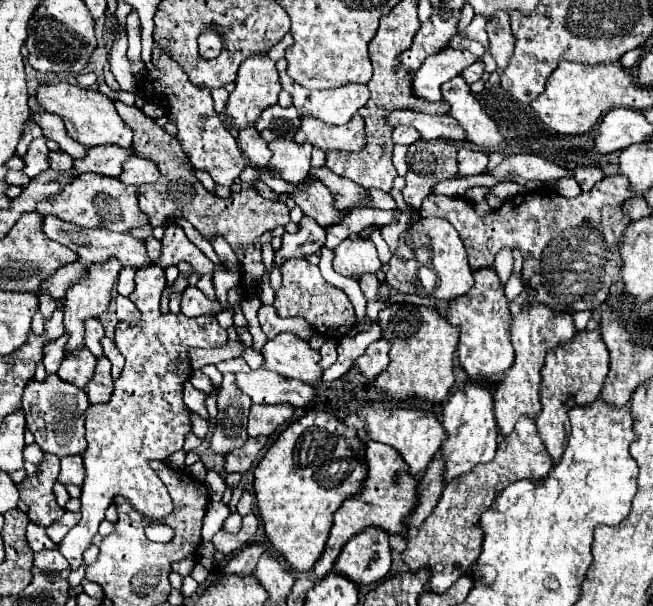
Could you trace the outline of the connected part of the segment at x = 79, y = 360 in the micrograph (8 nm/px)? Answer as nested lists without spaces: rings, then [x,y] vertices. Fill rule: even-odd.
[[[83,347],[83,349],[77,349],[75,353],[65,355],[57,375],[67,383],[85,389],[93,377],[95,363],[97,363],[97,359],[91,355],[91,351],[87,347]]]

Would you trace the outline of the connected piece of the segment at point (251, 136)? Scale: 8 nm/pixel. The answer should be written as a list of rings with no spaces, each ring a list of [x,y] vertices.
[[[253,127],[241,129],[239,135],[237,135],[237,141],[239,141],[241,151],[245,153],[245,157],[247,157],[253,165],[265,167],[265,165],[269,163],[269,159],[271,159],[271,149],[267,147],[267,141],[261,137],[259,131],[255,131]]]

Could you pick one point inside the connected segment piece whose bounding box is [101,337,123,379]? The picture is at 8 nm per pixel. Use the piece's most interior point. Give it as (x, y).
(109, 351)

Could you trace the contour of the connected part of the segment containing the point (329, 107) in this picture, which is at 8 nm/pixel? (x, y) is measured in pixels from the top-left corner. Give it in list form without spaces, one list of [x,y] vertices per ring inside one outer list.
[[[277,61],[281,85],[291,93],[293,105],[301,115],[313,115],[331,125],[345,125],[369,101],[367,85],[345,85],[339,89],[309,91],[287,75],[287,61]]]

